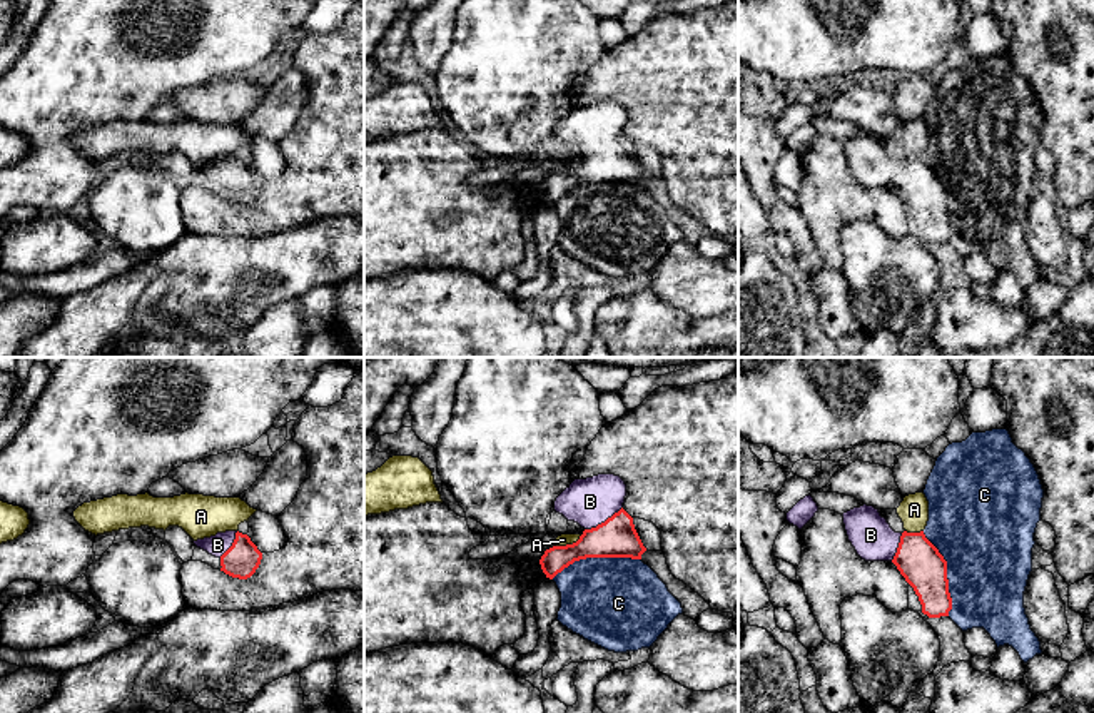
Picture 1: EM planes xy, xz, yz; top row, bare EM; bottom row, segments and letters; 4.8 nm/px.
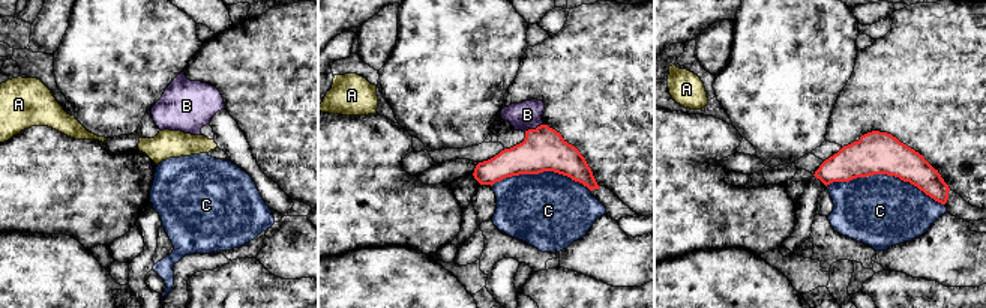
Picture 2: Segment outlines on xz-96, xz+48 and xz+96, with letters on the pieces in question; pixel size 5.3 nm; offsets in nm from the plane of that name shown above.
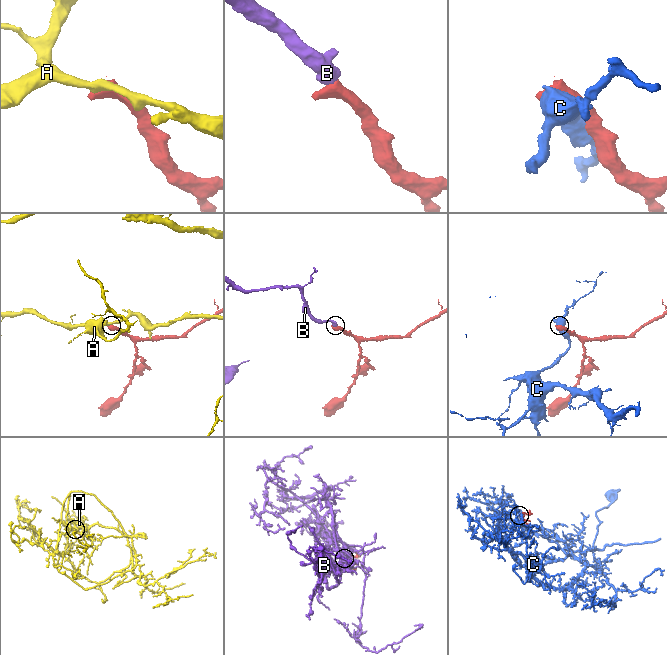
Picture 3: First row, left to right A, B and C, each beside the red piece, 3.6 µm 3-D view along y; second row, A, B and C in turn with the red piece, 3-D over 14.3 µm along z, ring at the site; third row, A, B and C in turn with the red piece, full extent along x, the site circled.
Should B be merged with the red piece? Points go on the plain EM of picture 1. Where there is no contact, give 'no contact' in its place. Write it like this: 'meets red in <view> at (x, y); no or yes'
meets red in xz at (605, 147); yes

